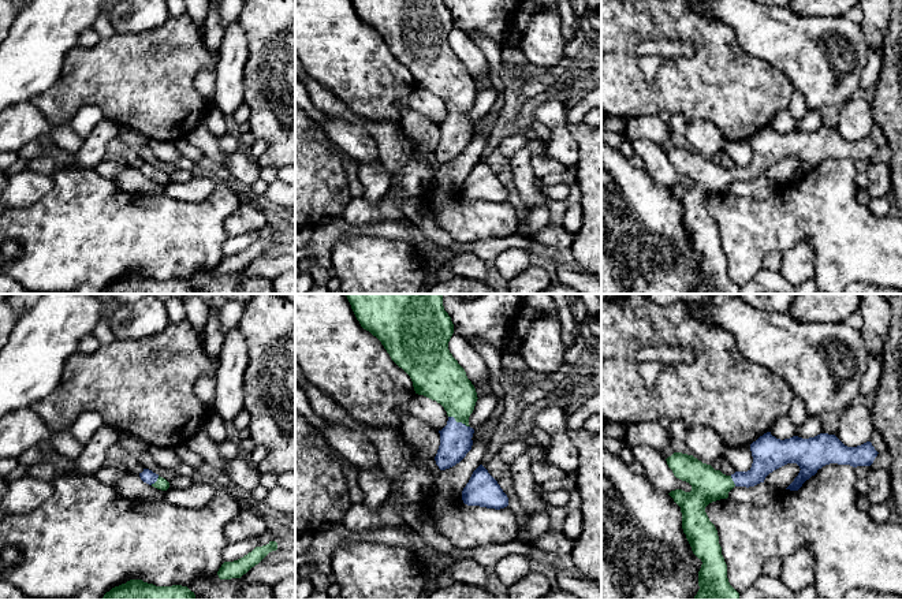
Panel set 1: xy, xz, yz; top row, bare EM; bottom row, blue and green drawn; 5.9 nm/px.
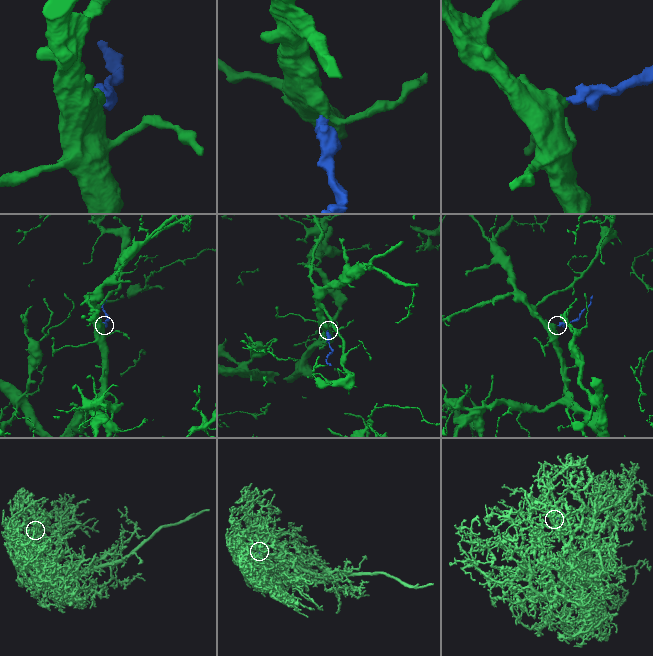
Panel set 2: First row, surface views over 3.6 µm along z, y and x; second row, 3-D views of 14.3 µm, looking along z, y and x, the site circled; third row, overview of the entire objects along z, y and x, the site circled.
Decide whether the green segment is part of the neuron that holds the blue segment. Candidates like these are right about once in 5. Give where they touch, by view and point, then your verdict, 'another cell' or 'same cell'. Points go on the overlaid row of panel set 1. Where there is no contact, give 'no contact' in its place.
xz (459, 423) | same cell

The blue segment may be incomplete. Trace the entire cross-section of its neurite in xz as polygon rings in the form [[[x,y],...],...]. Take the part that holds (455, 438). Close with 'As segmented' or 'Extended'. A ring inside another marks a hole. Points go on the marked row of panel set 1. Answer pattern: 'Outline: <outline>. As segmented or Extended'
Outline: [[[346,294],[361,327],[376,336],[391,359],[411,379],[415,394],[440,403],[447,411],[447,425],[439,431],[440,446],[435,456],[440,470],[459,463],[473,446],[474,429],[469,417],[477,392],[465,369],[448,350],[454,333],[451,317],[444,310],[443,294]]]. Extended

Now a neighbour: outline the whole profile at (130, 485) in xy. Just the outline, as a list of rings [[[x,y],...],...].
[[[127,472],[115,485],[115,489],[130,500],[163,500],[165,491],[144,482],[139,474]]]

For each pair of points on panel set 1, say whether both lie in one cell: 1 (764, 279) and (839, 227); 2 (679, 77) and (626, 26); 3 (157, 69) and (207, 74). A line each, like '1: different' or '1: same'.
1: different
2: same
3: different

